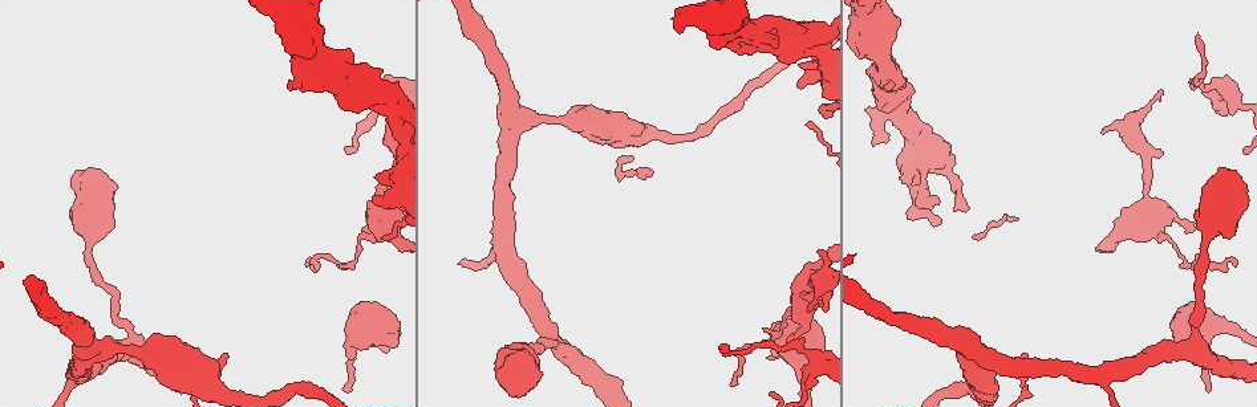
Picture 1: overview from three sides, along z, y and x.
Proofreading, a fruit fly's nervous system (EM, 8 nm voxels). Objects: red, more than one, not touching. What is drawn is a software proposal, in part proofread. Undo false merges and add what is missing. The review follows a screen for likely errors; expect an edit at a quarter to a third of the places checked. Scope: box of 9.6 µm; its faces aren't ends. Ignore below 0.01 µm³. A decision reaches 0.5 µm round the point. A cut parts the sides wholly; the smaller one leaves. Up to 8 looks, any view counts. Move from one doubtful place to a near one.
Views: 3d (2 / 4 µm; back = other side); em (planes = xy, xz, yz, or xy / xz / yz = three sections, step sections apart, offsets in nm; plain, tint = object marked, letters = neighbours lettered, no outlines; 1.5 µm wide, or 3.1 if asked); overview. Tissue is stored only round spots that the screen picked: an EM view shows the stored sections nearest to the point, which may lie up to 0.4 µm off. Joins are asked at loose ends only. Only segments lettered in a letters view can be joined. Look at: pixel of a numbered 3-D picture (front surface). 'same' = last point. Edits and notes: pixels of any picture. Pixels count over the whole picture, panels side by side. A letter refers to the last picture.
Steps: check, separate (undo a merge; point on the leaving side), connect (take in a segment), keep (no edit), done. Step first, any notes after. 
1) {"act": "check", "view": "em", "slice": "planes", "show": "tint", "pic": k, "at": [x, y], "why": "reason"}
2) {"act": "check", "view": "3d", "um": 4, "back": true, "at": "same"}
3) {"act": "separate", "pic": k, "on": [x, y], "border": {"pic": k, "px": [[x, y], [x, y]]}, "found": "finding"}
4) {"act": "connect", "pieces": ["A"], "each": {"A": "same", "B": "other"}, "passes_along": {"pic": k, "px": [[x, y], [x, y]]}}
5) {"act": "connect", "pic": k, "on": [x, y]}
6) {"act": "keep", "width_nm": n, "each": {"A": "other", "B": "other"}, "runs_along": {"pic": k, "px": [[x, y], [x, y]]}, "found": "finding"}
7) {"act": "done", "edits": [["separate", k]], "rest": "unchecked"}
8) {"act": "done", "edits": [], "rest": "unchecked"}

{"act": "check", "view": "em", "slice": "planes", "show": "tint", "pic": 1, "at": [1198, 35], "why": "tapers out"}

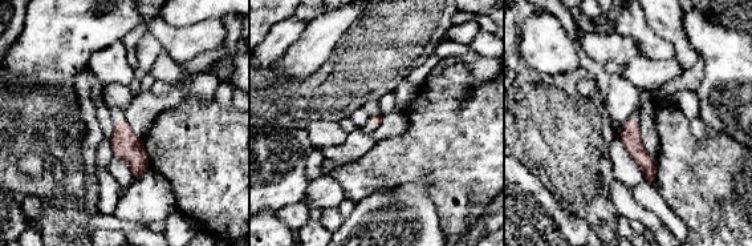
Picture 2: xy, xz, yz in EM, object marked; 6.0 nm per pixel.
{"act": "check", "view": "em", "slice": "planes", "show": "letters", "at": "same"}

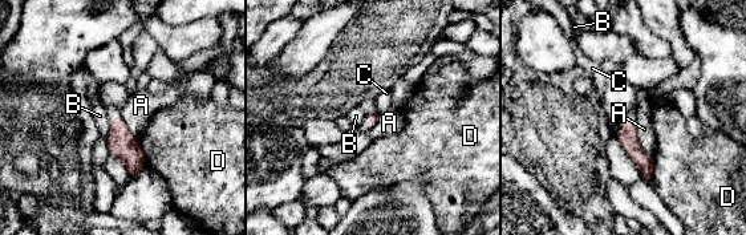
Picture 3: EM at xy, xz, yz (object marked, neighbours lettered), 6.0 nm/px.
{"act": "keep", "each": {"A": "other", "B": "other", "C": "other", "D": "other"}, "border": {"pic": 3, "px": [[633, 121], [641, 148], [652, 157]]}, "found": "none of them fits"}

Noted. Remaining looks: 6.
{"act": "check", "view": "3d", "um": 4, "pic": 1, "at": [1162, 90], "why": "branch stops here"}

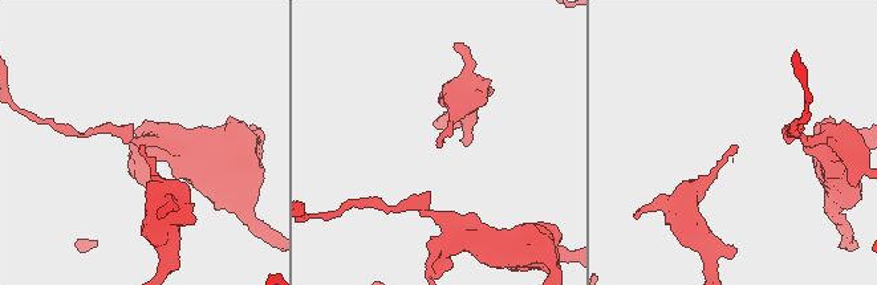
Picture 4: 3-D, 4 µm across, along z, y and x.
{"act": "check", "view": "em", "slice": "yz", "step": 4, "show": "letters", "pic": 4, "at": [437, 141], "why": "need the tissue"}

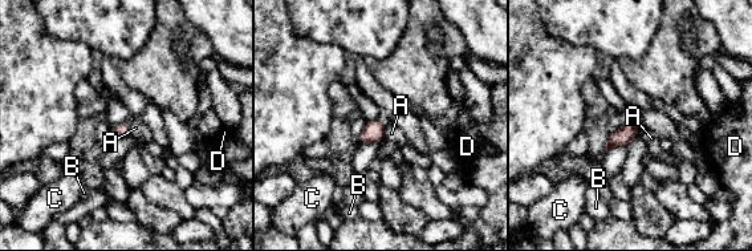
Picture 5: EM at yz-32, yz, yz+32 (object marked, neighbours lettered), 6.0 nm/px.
{"act": "check", "view": "em", "slice": "planes", "show": "letters", "at": "same"}

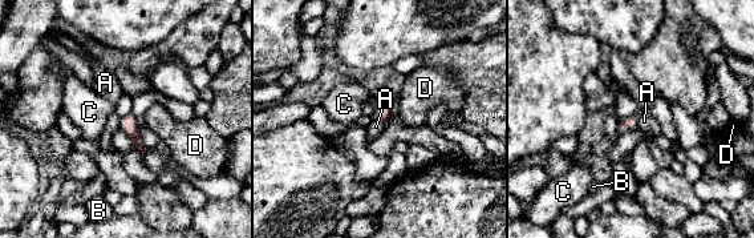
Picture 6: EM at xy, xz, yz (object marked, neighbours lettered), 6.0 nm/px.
{"act": "keep", "each": {"A": "other", "B": "other", "C": "other", "D": "other"}, "border": {"pic": 6, "px": [[377, 117], [385, 122]]}, "found": "none of them fits"}

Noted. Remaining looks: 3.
{"act": "check", "view": "em", "slice": "yz", "step": 8, "show": "tint", "pic": 1, "at": [554, 345], "why": "arms part here"}

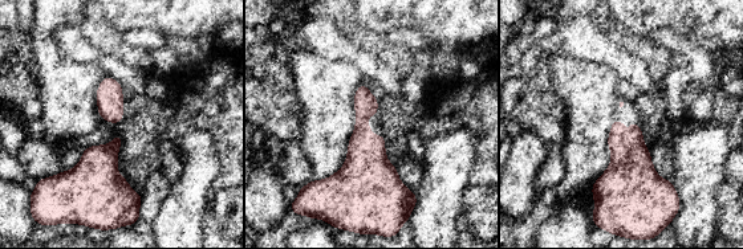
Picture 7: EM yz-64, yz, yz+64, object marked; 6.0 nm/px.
{"act": "check", "view": "em", "slice": "yz", "step": 8, "show": "letters", "at": "same"}

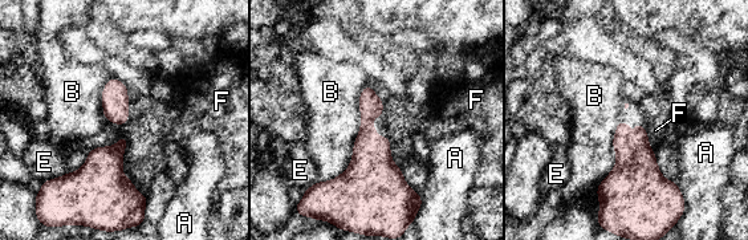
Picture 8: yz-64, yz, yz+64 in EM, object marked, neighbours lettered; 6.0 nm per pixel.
{"act": "keep", "width_nm": 160, "each": {"A": "other", "B": "other", "E": "other", "F": "other"}, "border": {"pic": 8, "px": [[89, 150], [124, 137], [147, 196]]}, "found": "one cell here"}

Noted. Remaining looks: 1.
{"act": "done", "edits": [], "rest": "unchecked"}

